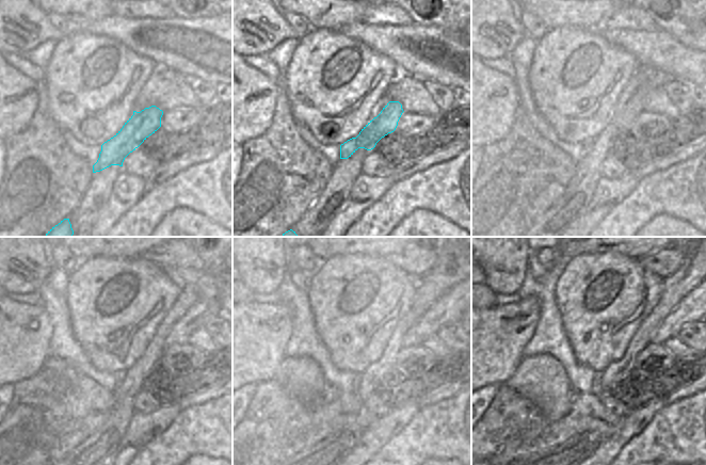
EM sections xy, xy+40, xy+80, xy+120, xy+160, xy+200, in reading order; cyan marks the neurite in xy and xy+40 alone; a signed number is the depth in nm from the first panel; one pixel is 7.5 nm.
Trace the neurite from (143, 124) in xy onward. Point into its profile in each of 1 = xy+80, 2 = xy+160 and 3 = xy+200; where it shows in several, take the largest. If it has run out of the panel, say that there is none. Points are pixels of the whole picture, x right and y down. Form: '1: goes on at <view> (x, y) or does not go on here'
1: goes on at xy+80 (635, 107)
2: goes on at xy+160 (449, 307)
3: goes on at xy+200 (688, 310)

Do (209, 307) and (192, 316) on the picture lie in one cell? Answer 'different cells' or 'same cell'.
same cell

